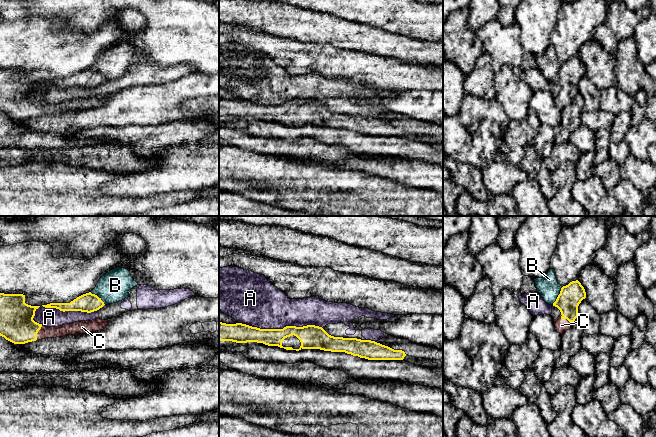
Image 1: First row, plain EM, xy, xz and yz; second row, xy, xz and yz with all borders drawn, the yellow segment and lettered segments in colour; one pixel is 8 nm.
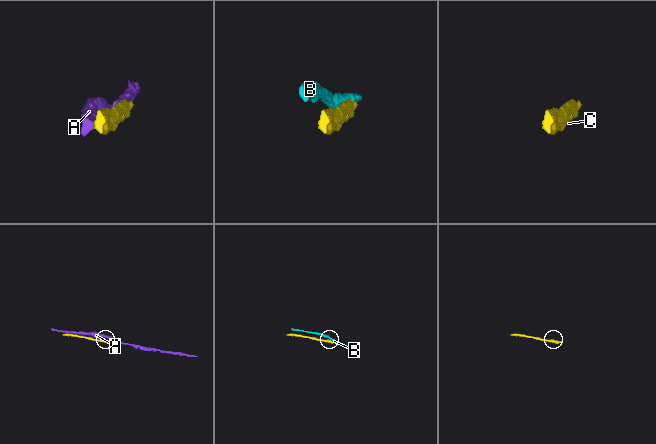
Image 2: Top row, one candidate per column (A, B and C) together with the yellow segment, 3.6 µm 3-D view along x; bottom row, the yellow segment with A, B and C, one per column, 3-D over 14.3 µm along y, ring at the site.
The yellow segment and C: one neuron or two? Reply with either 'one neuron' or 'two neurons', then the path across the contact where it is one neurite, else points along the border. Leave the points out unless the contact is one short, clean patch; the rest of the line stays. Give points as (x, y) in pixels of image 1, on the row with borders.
one neuron

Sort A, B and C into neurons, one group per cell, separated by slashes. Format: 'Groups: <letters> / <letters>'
Groups: A / B / C

